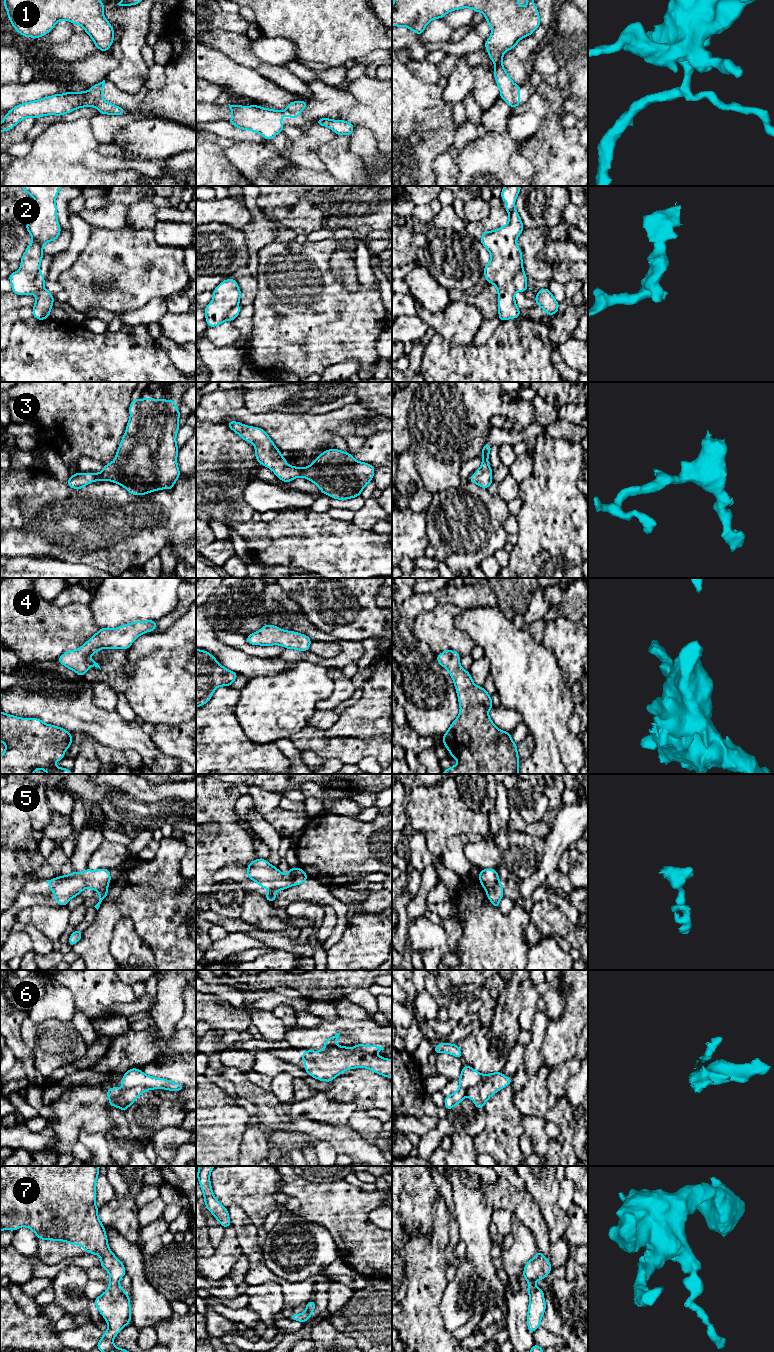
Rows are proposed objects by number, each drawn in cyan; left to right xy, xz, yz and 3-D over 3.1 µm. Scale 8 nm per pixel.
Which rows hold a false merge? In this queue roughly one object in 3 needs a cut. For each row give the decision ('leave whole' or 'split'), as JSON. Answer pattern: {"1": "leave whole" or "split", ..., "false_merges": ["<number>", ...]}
{"1": "split", "2": "split", "3": "leave whole", "4": "leave whole", "5": "split", "6": "split", "7": "leave whole", "false_merges": ["1", "2", "5", "6"]}

